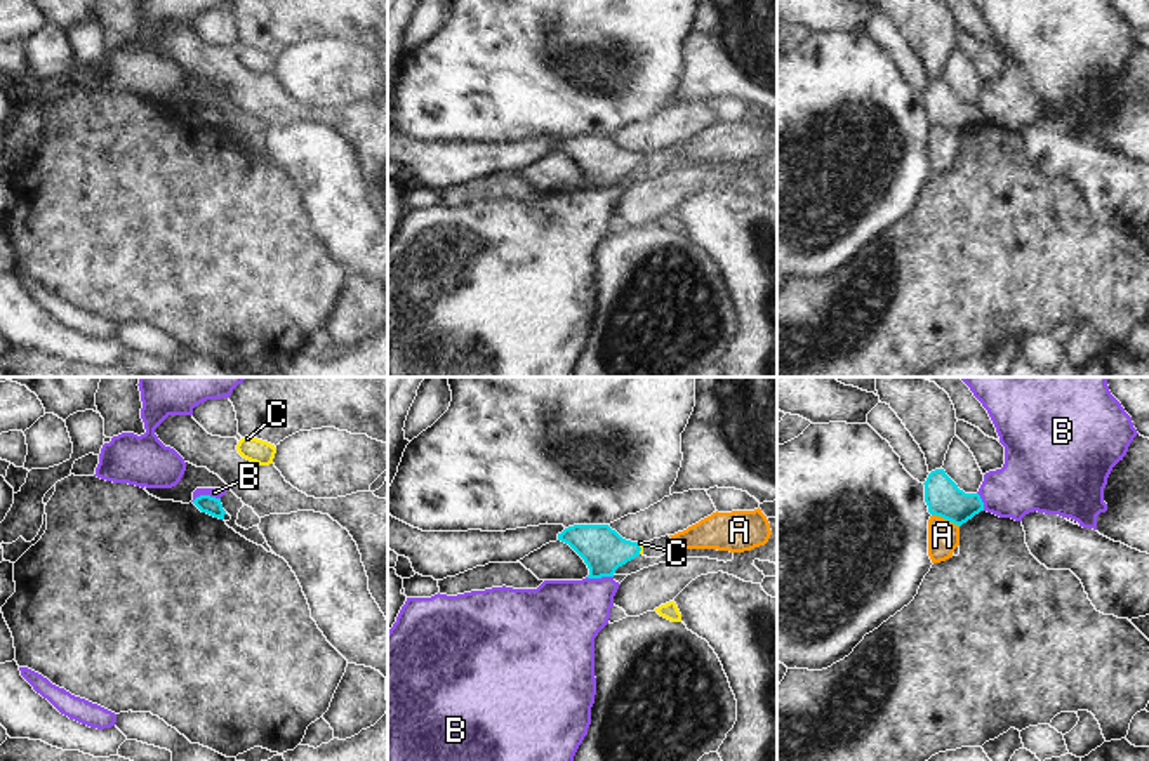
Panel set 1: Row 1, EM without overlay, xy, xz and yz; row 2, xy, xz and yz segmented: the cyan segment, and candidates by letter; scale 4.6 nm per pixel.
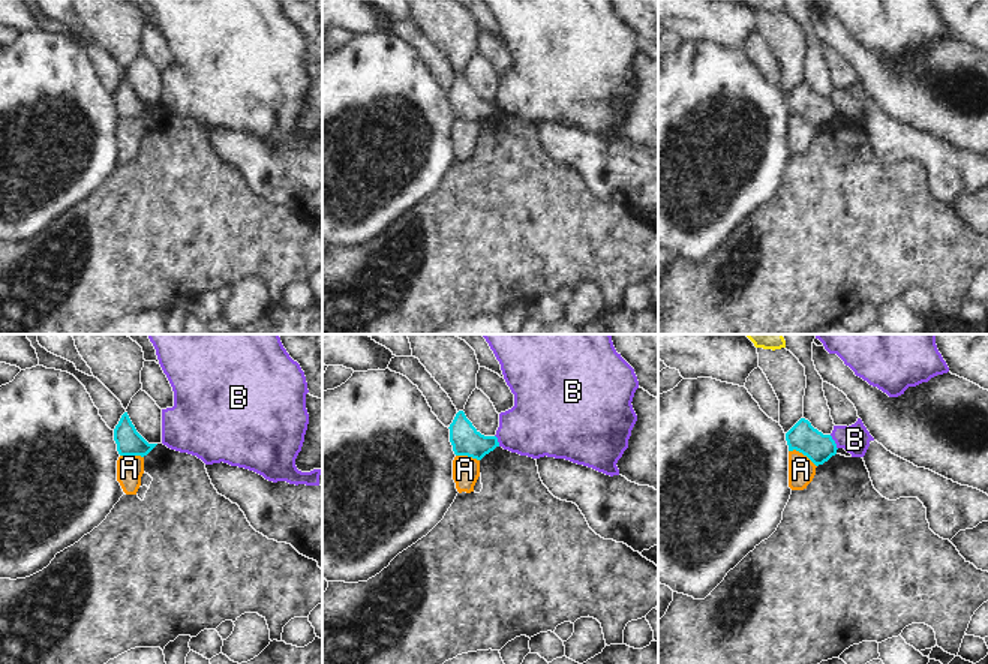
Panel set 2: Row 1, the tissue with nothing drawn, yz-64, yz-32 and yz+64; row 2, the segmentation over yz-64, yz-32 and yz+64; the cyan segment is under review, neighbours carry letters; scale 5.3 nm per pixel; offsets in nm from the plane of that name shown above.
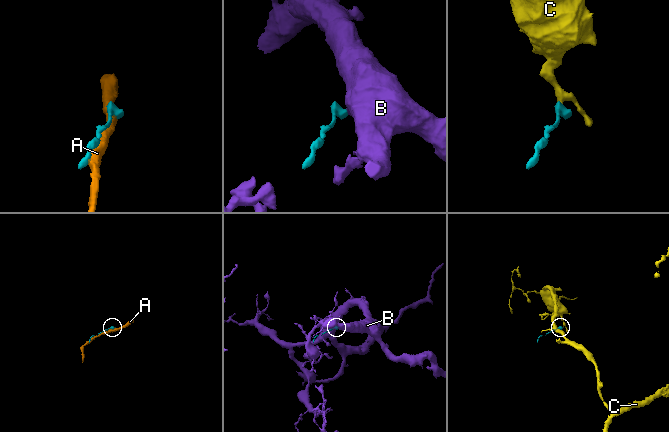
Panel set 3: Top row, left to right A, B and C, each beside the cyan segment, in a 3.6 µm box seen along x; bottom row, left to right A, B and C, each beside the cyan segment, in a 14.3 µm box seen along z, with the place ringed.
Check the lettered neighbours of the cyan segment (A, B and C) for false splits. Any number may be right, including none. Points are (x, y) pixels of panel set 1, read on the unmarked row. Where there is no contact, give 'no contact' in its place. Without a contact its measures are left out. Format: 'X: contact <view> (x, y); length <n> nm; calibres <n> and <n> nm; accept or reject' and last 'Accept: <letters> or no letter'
A: contact yz (946, 129); length 140 nm; calibres 170 and 140 nm; reject
B: contact xy (205, 106); length 140 nm; calibres 90 and 50 nm; reject
C: contact xz (640, 160); length 50 nm; calibres 200 and 20 nm; accept
Accept: C

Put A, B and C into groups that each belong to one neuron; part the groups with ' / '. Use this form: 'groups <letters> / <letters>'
groups A / B / C

